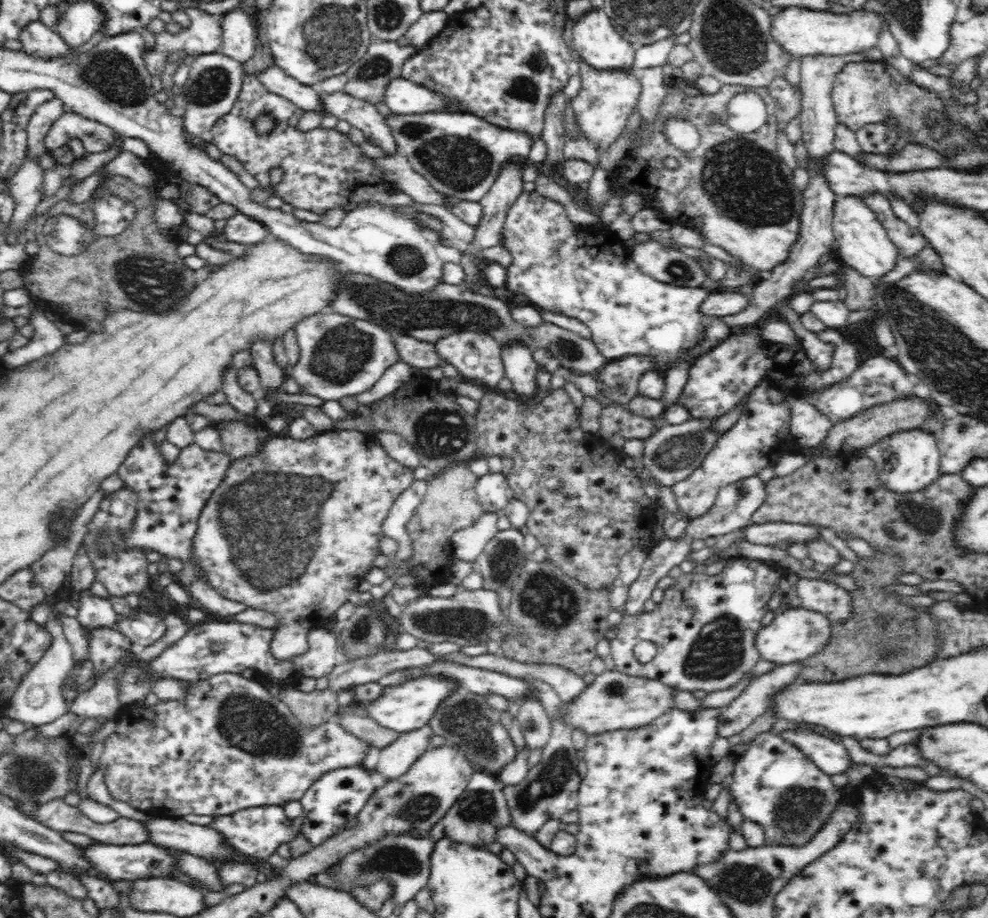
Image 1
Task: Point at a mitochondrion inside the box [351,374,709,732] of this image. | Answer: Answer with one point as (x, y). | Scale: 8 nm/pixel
(441, 434)

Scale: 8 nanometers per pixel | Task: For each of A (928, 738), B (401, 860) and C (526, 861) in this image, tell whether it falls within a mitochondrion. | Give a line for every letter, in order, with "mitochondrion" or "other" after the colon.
A: other
B: mitochondrion
C: other

